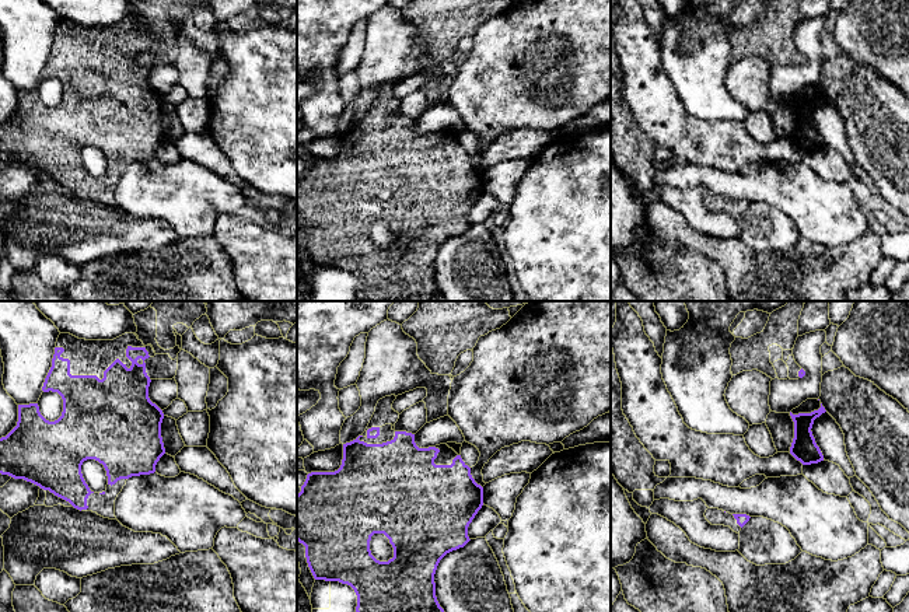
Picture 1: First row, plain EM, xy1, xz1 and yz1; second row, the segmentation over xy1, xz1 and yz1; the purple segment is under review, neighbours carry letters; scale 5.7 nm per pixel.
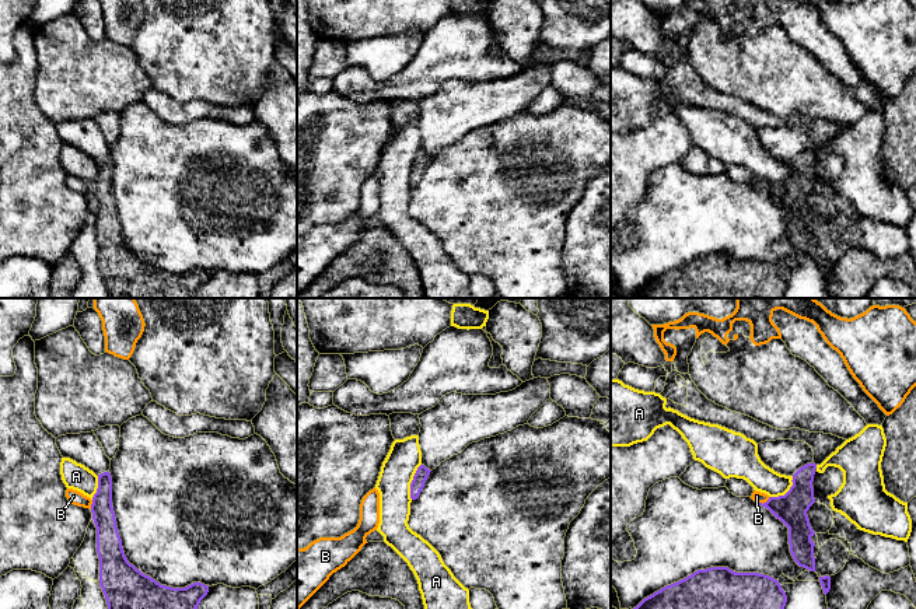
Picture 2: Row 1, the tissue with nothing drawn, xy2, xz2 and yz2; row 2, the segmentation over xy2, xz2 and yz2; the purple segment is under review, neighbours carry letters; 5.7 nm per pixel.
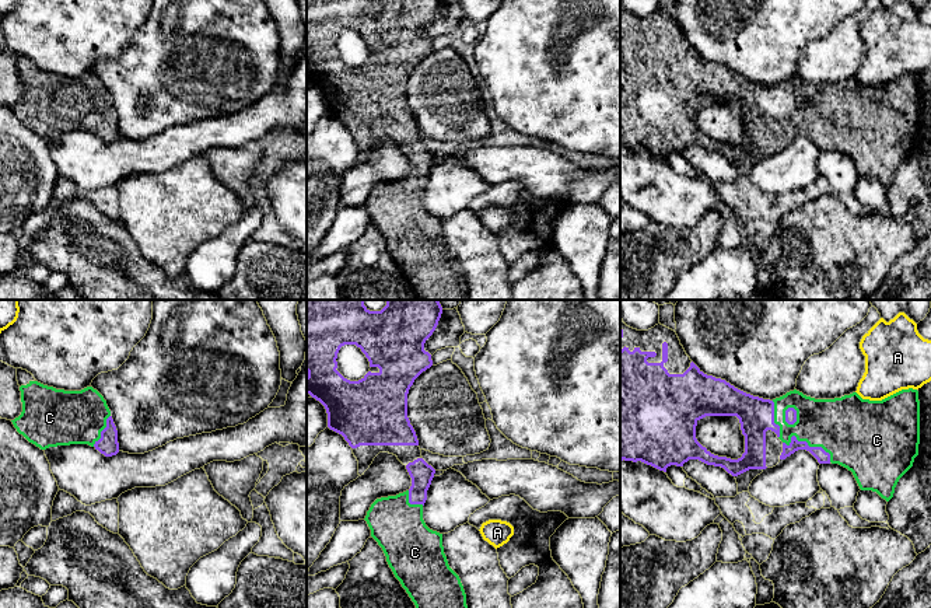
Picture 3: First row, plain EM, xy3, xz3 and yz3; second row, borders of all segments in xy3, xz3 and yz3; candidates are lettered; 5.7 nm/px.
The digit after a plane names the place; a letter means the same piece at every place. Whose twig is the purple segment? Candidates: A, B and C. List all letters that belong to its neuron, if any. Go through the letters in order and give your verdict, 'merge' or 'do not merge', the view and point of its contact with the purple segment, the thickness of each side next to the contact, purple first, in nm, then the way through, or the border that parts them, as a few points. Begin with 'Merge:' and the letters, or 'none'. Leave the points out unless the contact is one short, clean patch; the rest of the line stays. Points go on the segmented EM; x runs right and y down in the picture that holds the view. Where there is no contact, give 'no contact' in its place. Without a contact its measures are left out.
Merge: C
A: do not merge; meets purple in xz2 at (412, 482); 80 nm thick on the purple side, 190 nm on the other; border along xz2 (420, 464), (411, 483), (411, 499)
B: do not merge; meets purple in yz2 at (761, 503); 180 nm thick on the purple side, 60 nm on the other; border along yz2 (769, 497), (762, 503), (757, 503)
C: merge; meets purple in yz3 at (807, 444); 70 nm thick on the purple side, 360 nm on the other

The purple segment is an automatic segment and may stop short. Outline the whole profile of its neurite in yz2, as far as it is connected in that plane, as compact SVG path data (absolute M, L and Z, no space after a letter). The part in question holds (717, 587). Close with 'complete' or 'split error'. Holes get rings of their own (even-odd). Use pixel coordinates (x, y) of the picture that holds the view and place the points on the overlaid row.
M710 567L661 588L633 609L784 609L786 602L773 577Z; complete

